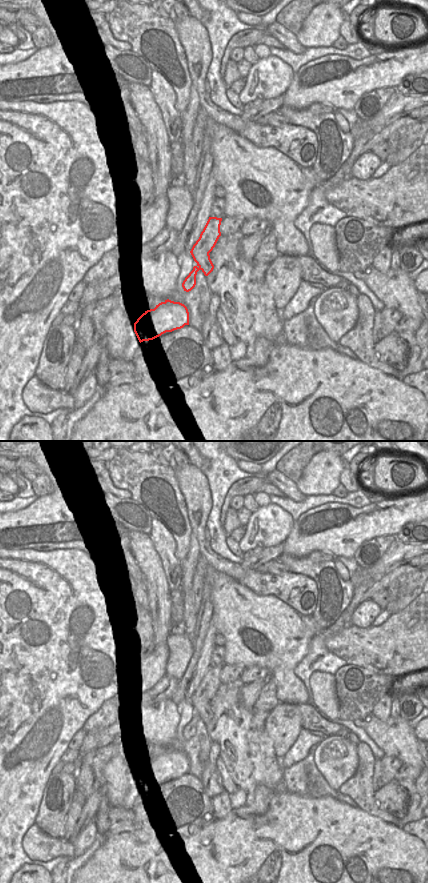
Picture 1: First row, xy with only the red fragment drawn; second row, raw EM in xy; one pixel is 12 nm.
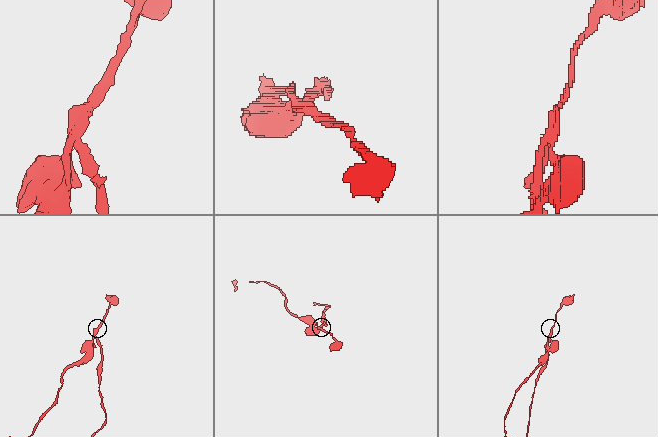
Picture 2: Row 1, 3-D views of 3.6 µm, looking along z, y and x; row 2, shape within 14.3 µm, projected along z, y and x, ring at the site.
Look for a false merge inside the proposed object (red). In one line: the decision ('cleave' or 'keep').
cleave

